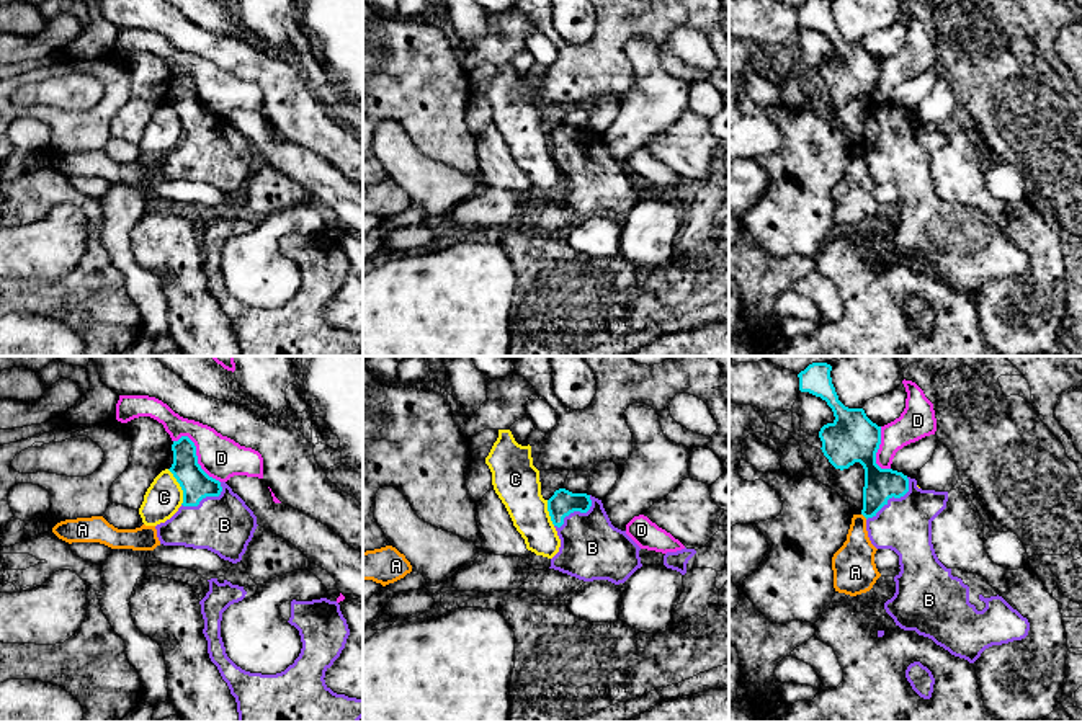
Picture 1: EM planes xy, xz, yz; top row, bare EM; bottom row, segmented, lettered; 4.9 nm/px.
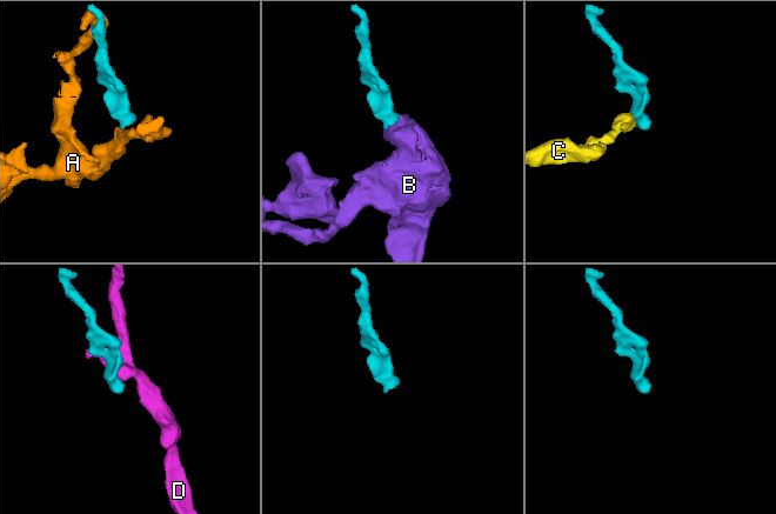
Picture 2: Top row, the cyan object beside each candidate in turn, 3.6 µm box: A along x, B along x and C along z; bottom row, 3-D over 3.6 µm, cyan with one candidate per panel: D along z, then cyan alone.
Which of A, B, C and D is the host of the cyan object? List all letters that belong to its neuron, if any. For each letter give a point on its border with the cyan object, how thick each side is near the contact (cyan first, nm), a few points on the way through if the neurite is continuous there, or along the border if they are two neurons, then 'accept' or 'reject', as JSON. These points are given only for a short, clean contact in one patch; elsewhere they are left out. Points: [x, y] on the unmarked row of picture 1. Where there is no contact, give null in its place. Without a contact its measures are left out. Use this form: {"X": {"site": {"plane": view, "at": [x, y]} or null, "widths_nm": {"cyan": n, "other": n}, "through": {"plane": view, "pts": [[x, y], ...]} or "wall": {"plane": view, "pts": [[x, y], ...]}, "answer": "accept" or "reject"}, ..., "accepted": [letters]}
{"A": {"site": {"plane": "yz", "at": [865, 151]}, "widths_nm": {"cyan": 160, "other": 220}, "wall": {"plane": "yz", "pts": [[862, 147], [867, 152]]}, "answer": "reject"}, "B": {"site": {"plane": "yz", "at": [893, 129]}, "widths_nm": {"cyan": 160, "other": 280}, "through": {"plane": "yz", "pts": [[880, 118], [893, 129], [893, 139], [904, 159]]}, "answer": "accept"}, "C": {"site": {"plane": "xy", "at": [180, 120]}, "widths_nm": {"cyan": 150, "other": 180}, "wall": {"plane": "xy", "pts": [[167, 103], [182, 124], [182, 138]]}, "answer": "reject"}, "D": {"site": {"plane": "xy", "at": [195, 89]}, "widths_nm": {"cyan": 150, "other": 220}, "answer": "reject"}, "accepted": ["B"]}

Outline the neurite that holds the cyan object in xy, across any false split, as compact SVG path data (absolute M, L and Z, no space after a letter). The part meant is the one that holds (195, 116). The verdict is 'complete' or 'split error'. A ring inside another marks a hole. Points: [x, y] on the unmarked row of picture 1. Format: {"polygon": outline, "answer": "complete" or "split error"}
{"polygon": "M188 70L173 75L172 85L173 98L168 105L183 124L183 137L170 154L155 160L160 178L208 183L224 194L240 196L258 160L257 150L226 116L209 111L201 103L196 80Z", "answer": "split error"}

